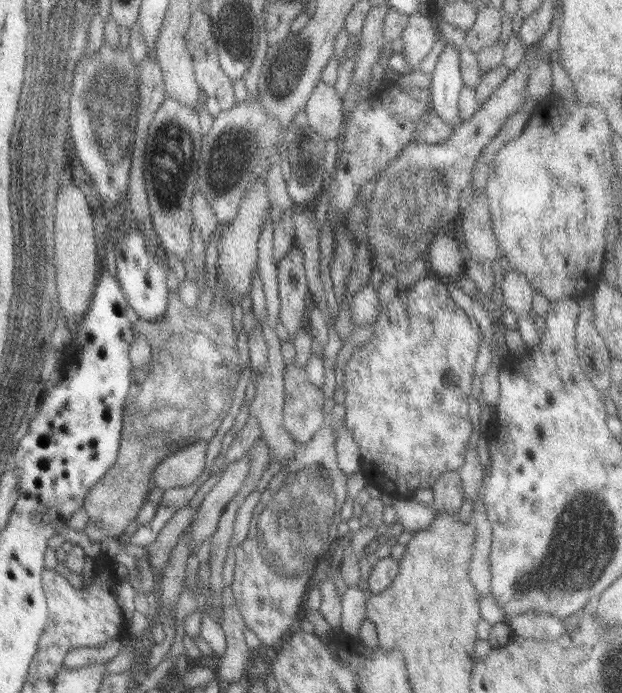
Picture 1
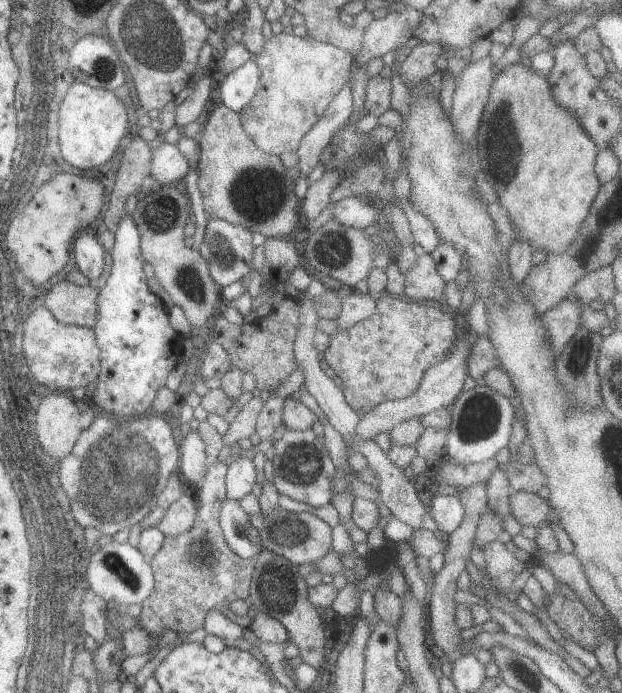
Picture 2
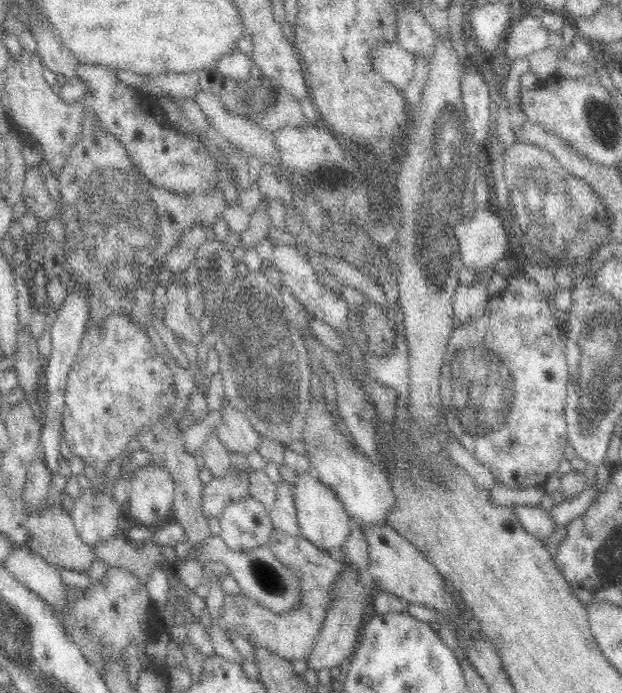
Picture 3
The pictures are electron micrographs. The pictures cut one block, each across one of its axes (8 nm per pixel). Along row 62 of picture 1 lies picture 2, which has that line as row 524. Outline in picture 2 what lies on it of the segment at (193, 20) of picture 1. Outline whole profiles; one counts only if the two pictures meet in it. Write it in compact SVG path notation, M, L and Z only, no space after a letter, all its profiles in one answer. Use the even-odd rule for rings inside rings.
M218 460L206 467L204 478L199 483L199 486L195 490L192 490L196 502L196 514L191 529L178 536L165 537L161 548L151 558L151 564L155 562L154 586L149 596L141 602L141 612L134 618L136 625L149 638L160 636L166 630L172 630L176 633L191 633L196 629L201 629L207 612L211 612L211 610L221 612L223 616L234 621L235 624L243 629L248 627L255 617L255 612L251 612L251 616L233 616L227 608L229 602L233 600L247 599L255 557L241 559L239 556L236 556L225 543L221 528L219 528L217 512L219 511L221 500L226 498L226 489L224 486L226 468L227 465L225 462Z

